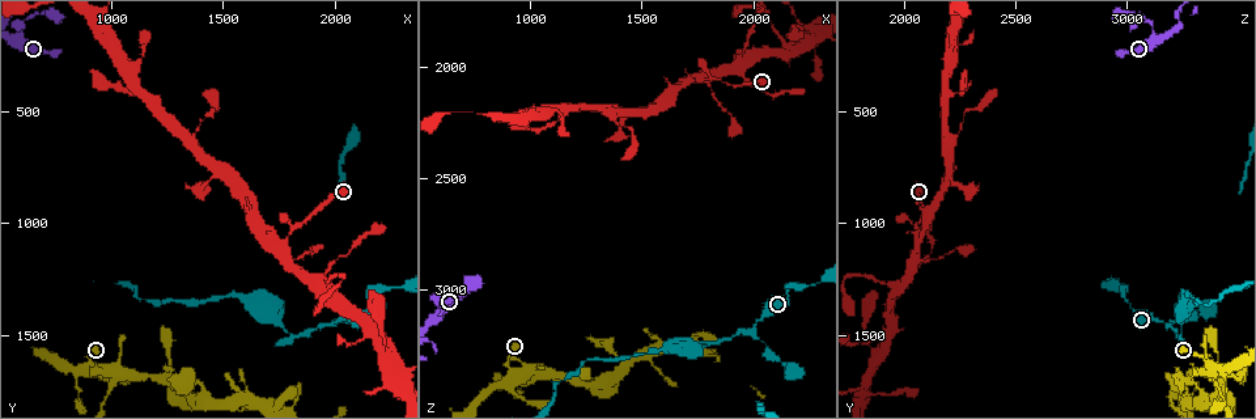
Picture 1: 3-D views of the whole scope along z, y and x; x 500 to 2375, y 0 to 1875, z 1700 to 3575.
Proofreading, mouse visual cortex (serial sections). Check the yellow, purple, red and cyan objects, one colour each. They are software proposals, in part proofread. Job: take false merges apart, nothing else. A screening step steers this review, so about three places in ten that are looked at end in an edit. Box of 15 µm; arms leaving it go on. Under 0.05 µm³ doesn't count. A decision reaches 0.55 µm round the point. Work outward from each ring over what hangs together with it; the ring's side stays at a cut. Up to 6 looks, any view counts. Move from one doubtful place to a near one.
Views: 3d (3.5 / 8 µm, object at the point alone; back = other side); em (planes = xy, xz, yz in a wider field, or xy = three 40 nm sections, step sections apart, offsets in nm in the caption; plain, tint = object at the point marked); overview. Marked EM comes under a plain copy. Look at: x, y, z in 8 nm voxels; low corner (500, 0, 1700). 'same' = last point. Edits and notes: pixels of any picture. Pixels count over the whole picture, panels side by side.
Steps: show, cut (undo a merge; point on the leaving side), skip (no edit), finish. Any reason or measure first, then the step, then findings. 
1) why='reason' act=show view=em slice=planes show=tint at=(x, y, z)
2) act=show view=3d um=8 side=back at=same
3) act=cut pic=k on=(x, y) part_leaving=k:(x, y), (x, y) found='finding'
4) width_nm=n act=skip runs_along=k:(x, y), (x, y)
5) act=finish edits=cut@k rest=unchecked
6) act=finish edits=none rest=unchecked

why='abrupt turn' act=show view=3d um=8 at=(1820, 1500, 3240)

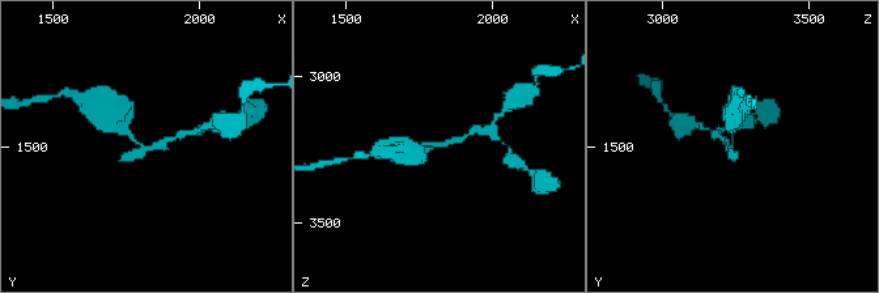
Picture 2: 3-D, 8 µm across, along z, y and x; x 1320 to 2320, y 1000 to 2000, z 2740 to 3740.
act=show view=em slice=xy step=1 show=tint at=(1810, 1510, 3240)

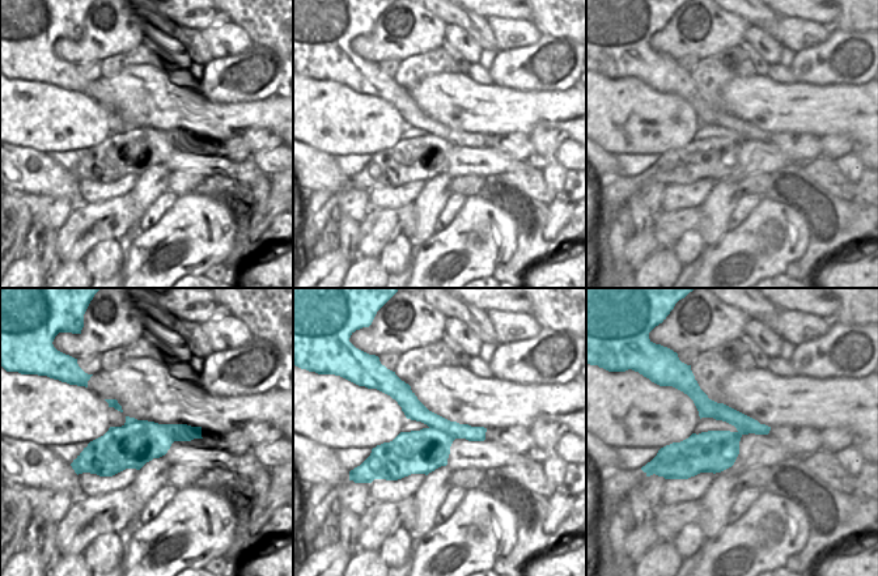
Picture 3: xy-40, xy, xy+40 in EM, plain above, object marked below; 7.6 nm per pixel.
act=skip runs_along=3:(198, 430), (83, 458) found='one cell here'

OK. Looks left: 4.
why='small branch off a trunk' act=show view=3d um=8 at=(1020, 1710, 3400)

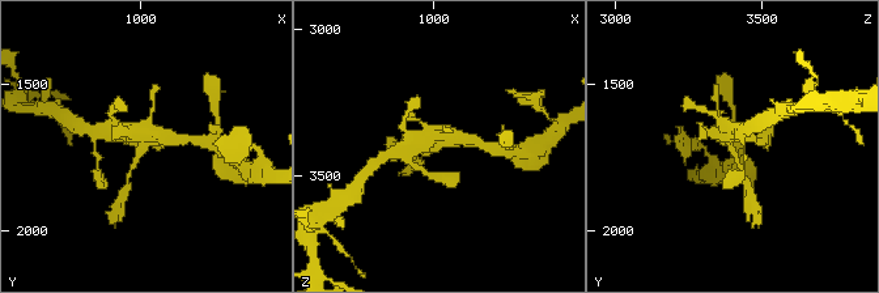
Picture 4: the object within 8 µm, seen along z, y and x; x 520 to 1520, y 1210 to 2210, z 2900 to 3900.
act=show view=em slice=planes show=tint at=(1020, 1710, 3390)

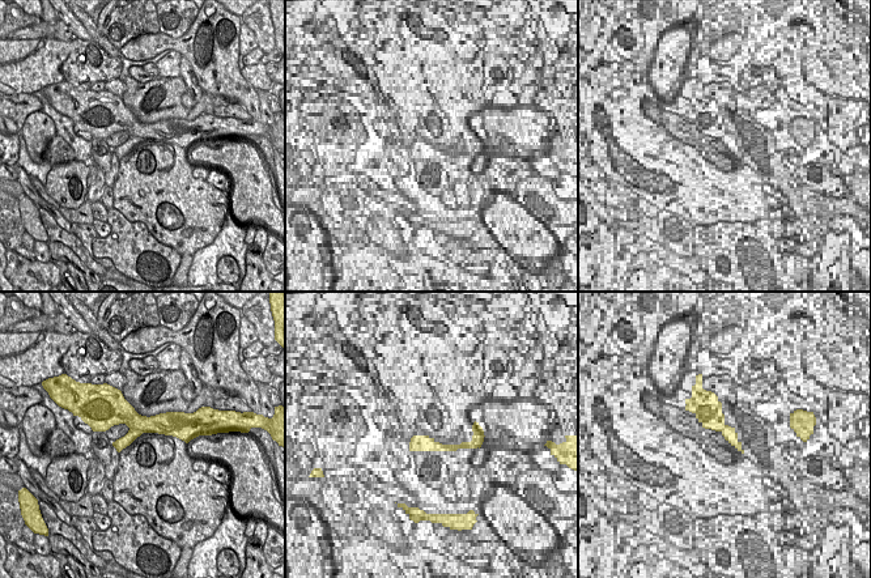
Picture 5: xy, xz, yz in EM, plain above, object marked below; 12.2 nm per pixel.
act=skip runs_along=4:(725, 127), (721, 132), (743, 177) found='all the same cell'

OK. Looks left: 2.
why='three arms meet' act=show view=3d um=3.5 at=(1780, 1080, 2050)

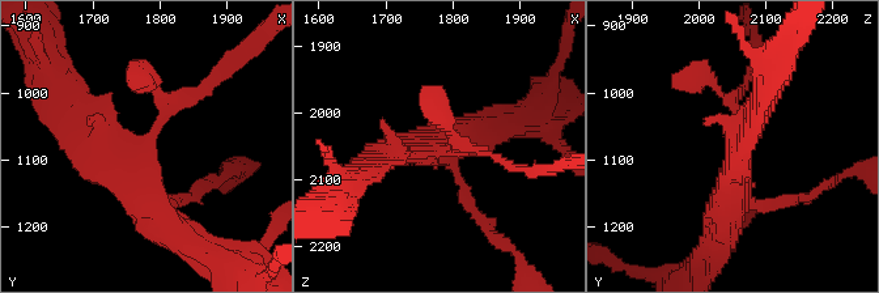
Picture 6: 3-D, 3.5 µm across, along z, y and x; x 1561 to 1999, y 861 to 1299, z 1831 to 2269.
act=show view=em slice=xy step=5 show=tint at=(1780, 1080, 2060)

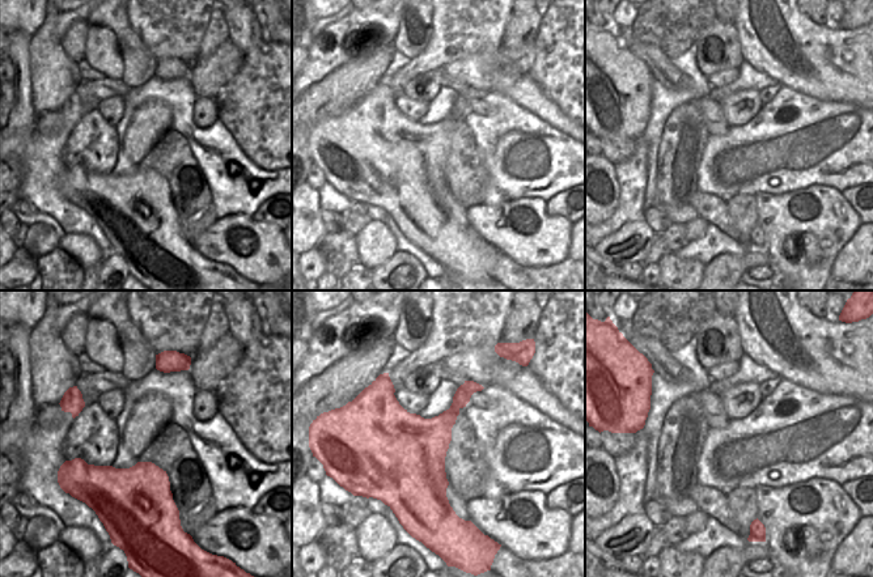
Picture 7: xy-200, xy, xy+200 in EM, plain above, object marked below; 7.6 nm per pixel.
act=skip runs_along=6:(199, 88), (127, 164), (79, 128) found='one cell here'

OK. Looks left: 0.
act=finish edits=none rest=unchecked

